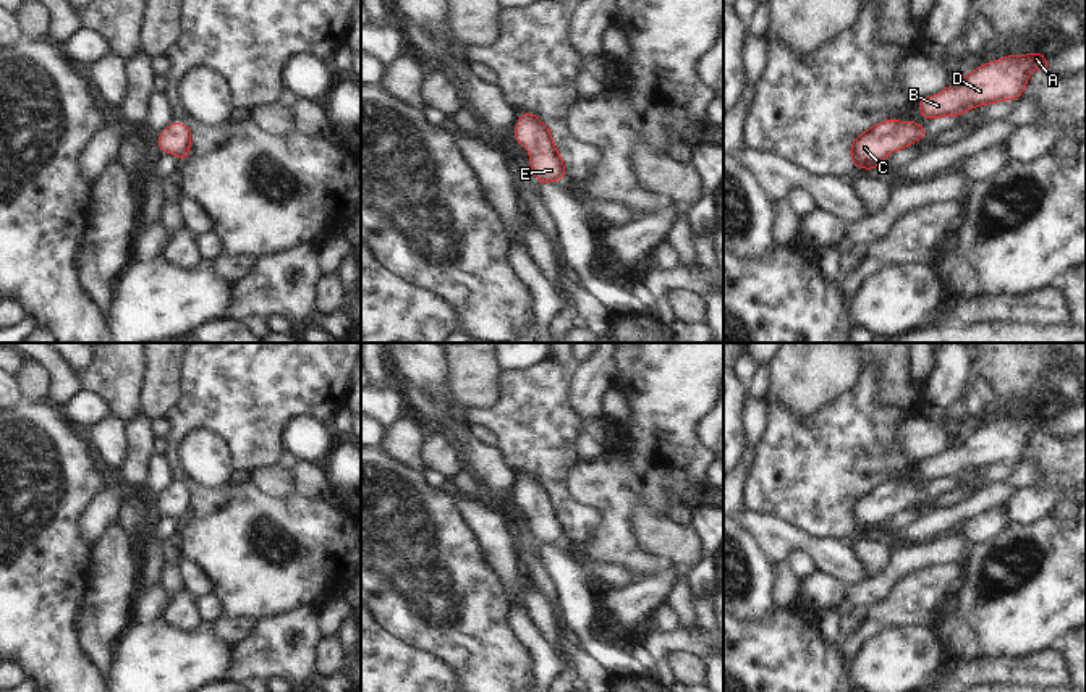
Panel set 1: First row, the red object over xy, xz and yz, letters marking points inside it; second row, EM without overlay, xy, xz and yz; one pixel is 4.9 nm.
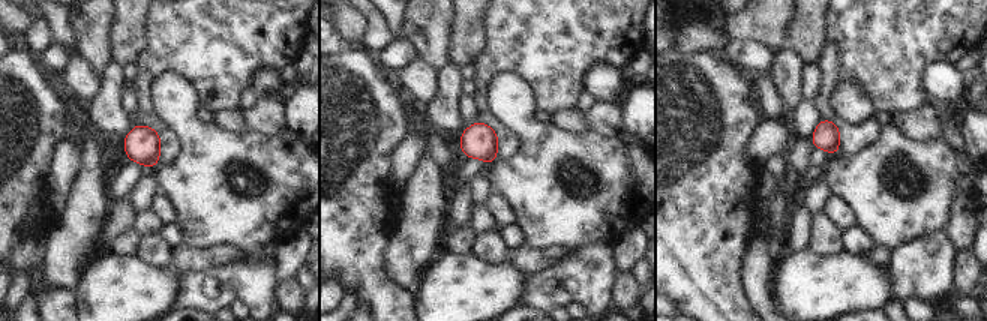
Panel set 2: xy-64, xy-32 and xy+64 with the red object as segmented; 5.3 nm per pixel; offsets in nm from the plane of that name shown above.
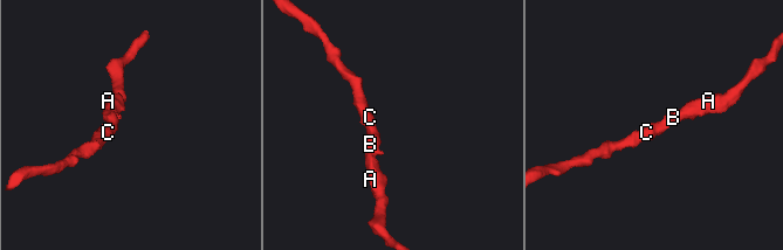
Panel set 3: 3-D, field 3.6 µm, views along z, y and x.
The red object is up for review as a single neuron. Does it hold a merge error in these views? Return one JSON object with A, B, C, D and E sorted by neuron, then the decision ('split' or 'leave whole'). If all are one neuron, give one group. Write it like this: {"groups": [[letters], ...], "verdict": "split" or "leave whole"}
{"groups": [["A", "B", "C", "D", "E"]], "verdict": "leave whole"}

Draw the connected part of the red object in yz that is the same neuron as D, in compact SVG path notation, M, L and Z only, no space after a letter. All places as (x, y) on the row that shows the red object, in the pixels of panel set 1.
M1042 52L1024 57L1008 55L978 66L942 92L916 100L916 105L924 120L932 120L934 116L957 116L968 108L999 100L1018 100L1034 66L1047 71Z

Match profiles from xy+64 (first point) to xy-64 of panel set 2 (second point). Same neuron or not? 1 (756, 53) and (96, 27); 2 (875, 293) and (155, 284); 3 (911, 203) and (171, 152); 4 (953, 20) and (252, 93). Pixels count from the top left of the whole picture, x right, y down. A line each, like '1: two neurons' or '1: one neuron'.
1: two neurons
2: one neuron
3: two neurons
4: two neurons

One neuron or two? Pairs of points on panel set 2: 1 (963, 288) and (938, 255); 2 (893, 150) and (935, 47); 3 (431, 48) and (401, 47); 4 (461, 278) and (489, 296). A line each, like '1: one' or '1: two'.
1: two
2: two
3: two
4: one

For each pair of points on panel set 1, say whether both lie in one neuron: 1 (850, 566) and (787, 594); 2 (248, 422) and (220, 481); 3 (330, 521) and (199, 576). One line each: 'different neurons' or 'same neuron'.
1: different neurons
2: different neurons
3: different neurons

